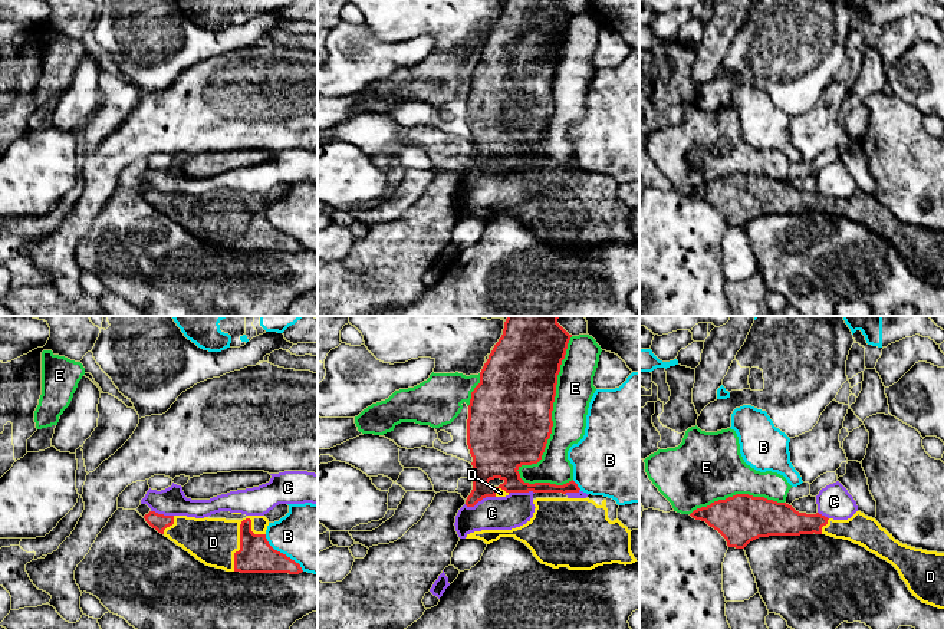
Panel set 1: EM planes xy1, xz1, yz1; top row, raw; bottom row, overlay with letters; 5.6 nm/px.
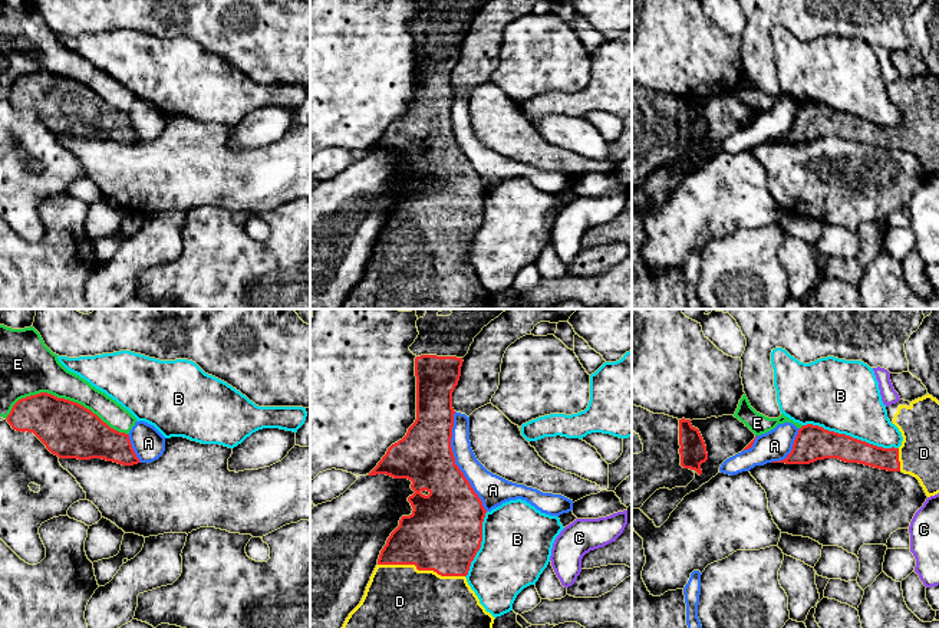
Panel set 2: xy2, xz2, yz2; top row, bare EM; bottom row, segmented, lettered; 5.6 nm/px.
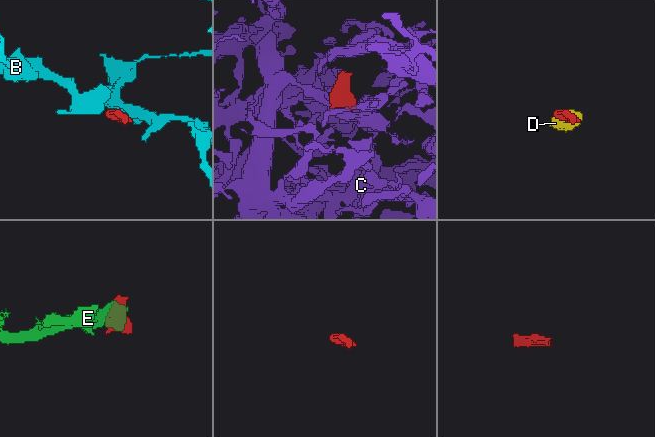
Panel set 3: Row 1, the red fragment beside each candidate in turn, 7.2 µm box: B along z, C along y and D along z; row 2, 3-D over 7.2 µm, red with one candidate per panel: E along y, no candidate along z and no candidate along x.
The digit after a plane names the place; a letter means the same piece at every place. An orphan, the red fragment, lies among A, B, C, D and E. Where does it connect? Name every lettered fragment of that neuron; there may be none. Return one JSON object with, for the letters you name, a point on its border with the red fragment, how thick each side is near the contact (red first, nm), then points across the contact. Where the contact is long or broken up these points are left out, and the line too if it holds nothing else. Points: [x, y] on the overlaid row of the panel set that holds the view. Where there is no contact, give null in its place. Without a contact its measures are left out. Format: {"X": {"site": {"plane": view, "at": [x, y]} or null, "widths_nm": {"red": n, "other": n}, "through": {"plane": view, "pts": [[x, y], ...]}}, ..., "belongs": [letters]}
{"D": {"site": {"plane": "xz2", "at": [421, 569]}, "widths_nm": {"red": 420, "other": 360}}, "belongs": ["D"]}

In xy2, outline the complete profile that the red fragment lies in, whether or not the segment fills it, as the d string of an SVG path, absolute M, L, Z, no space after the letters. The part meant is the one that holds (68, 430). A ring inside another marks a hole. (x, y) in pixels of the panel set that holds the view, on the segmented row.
M47 392L19 400L6 420L16 431L33 433L59 458L141 463L128 434L111 428L83 405Z

